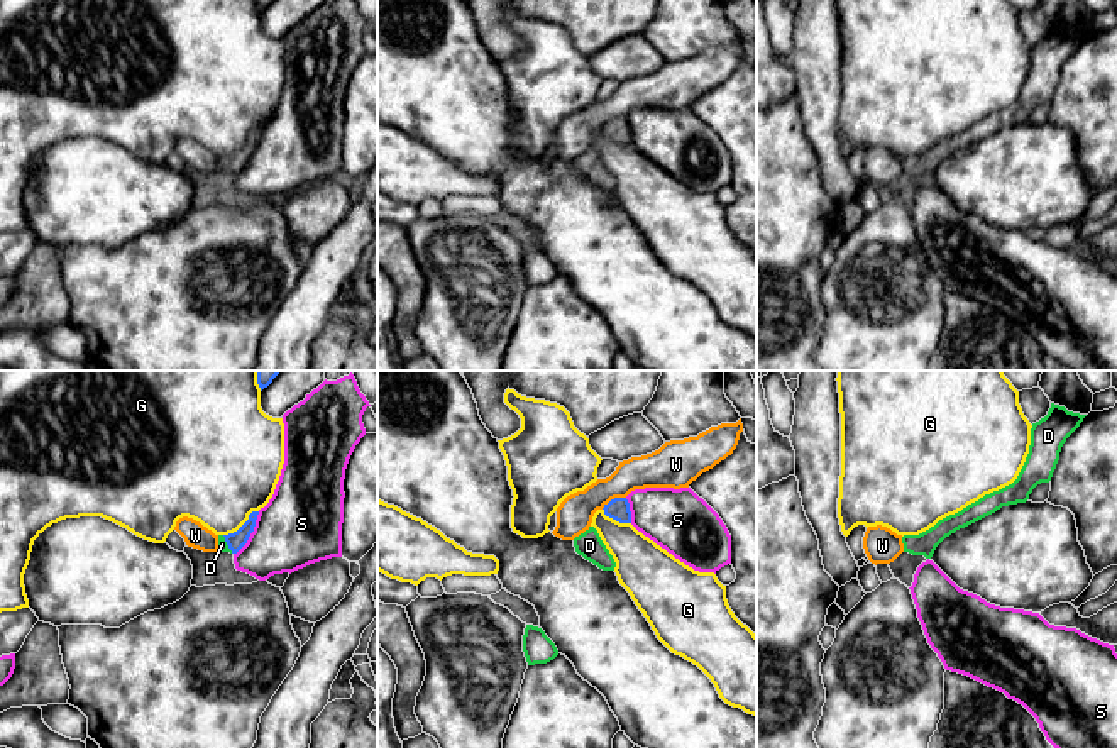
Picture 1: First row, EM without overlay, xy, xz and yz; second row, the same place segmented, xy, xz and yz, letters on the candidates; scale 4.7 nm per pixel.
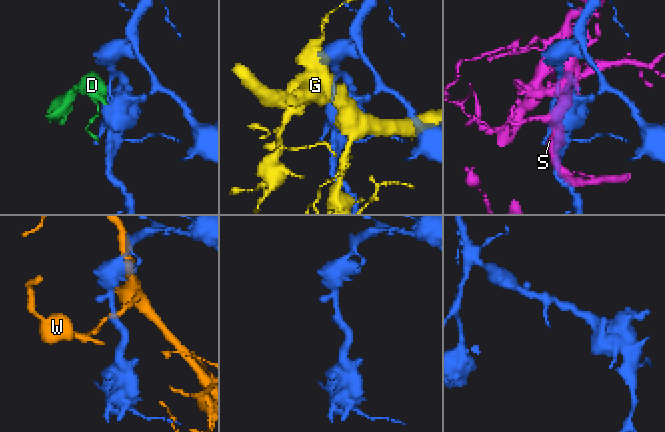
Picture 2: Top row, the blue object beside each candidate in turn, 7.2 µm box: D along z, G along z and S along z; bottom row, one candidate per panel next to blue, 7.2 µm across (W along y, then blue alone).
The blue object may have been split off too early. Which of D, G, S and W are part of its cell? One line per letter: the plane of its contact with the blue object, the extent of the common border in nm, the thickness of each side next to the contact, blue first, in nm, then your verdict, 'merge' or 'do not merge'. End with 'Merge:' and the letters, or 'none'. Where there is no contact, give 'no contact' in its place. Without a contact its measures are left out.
D: contact in xy; length 100 nm; calibres 90 and 50 nm; merge
G: contact in xy; length 200 nm; calibres 90 and 440 nm; do not merge
S: contact in xy; length 240 nm; calibres 90 and 380 nm; do not merge
W: contact in xz; length 130 nm; calibres 110 and 180 nm; do not merge
Merge: D

